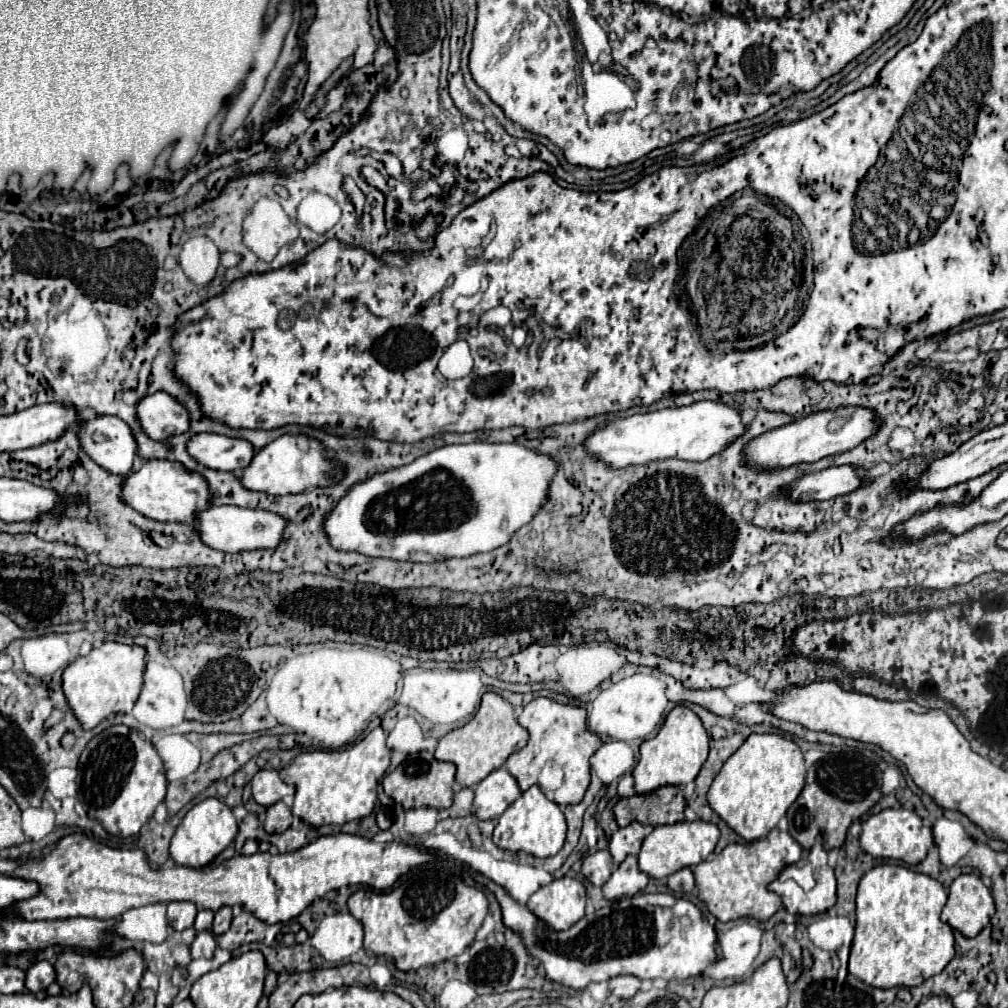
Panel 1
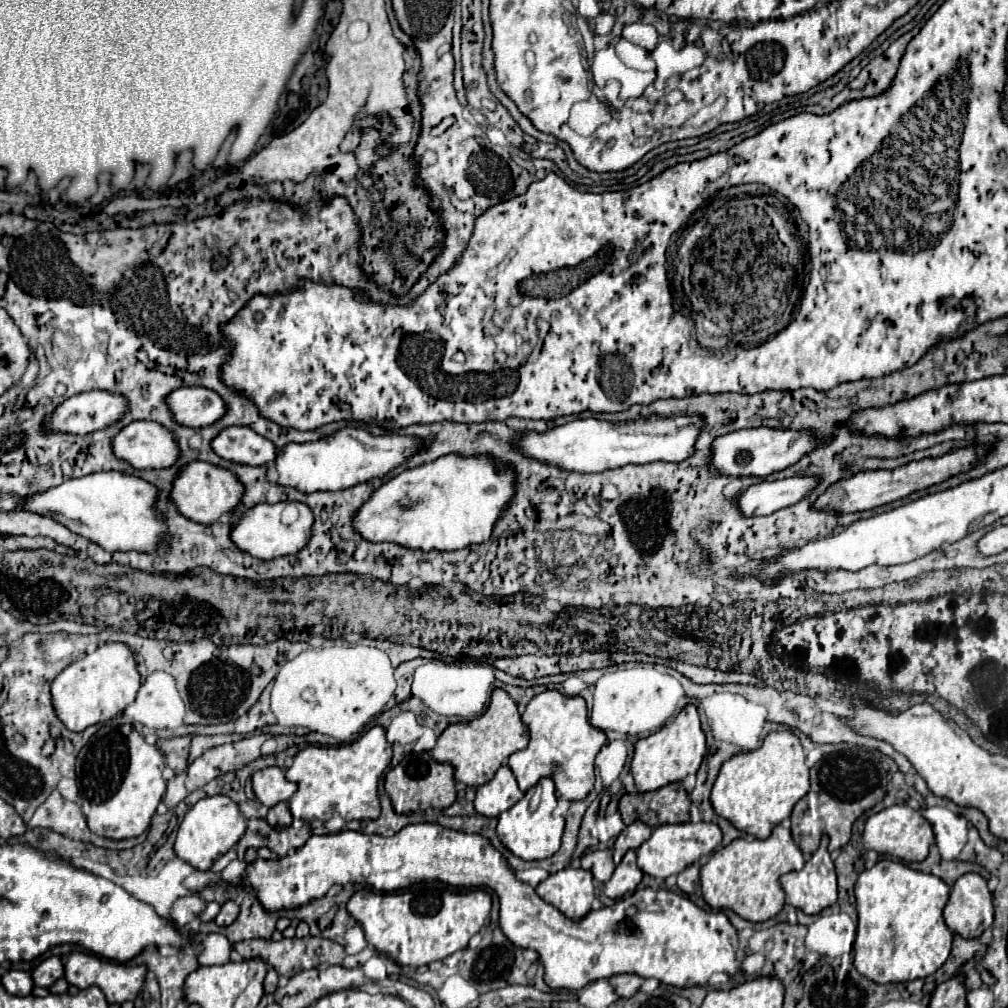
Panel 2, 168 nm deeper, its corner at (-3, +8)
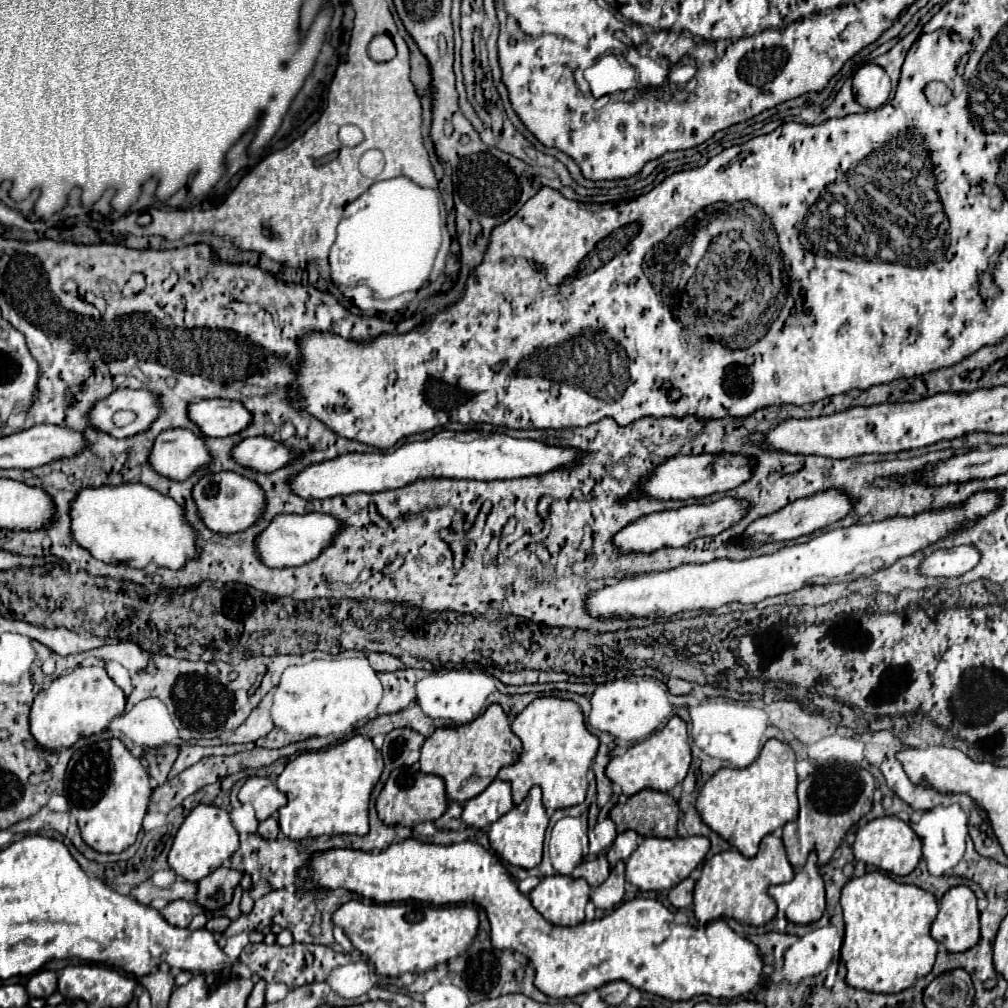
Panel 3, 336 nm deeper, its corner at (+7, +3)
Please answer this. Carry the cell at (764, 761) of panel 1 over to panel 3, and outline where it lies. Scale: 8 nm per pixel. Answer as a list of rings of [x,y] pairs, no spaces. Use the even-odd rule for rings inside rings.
[[[778,739],[766,741],[760,757],[746,769],[726,767],[708,779],[696,801],[700,819],[744,857],[754,857],[764,835],[784,827],[784,823],[796,819],[798,815],[798,779],[794,765],[794,751],[788,743]]]

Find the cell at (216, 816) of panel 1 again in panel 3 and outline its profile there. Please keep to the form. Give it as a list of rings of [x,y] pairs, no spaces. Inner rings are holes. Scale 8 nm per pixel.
[[[198,805],[196,809],[192,809],[192,813],[176,833],[174,845],[168,855],[168,865],[182,879],[196,883],[218,869],[226,859],[230,859],[238,851],[238,847],[238,831],[232,827],[228,813],[214,805]]]

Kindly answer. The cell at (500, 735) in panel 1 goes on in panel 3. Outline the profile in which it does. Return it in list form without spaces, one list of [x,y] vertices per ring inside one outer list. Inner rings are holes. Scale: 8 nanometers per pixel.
[[[490,705],[480,717],[476,717],[470,723],[464,725],[454,725],[454,727],[438,727],[422,745],[420,749],[420,771],[422,773],[432,773],[432,775],[440,775],[446,783],[446,795],[450,801],[456,801],[460,805],[464,805],[468,799],[480,795],[498,775],[498,771],[506,765],[512,765],[518,755],[522,751],[522,743],[520,739],[512,733],[510,723],[506,713],[502,711],[500,705]]]

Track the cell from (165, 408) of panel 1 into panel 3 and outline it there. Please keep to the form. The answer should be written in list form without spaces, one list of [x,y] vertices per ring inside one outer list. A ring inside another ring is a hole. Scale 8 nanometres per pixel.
[[[204,399],[190,403],[188,415],[206,437],[236,435],[252,423],[252,413],[244,407],[244,403],[226,399]]]

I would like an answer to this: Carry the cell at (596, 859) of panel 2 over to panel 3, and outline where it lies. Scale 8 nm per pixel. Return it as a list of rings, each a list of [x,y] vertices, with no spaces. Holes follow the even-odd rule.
[[[596,857],[596,859],[584,861],[572,871],[572,877],[584,877],[590,887],[598,887],[608,875],[610,875],[610,865],[608,865],[606,857]]]

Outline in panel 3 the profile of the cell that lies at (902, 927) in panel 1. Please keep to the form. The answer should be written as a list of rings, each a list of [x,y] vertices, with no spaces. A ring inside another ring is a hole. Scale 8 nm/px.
[[[870,871],[844,885],[840,905],[846,925],[842,961],[848,969],[848,985],[872,993],[900,993],[932,971],[938,953],[938,943],[930,937],[930,925],[938,915],[932,893],[896,883],[886,873]]]

